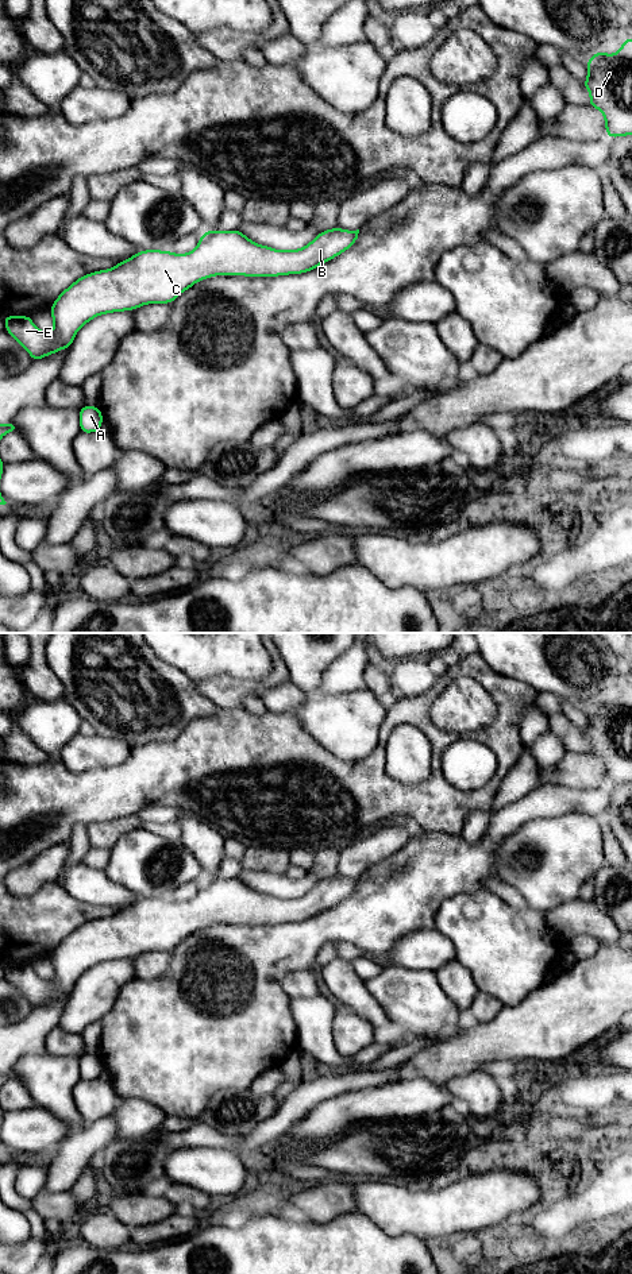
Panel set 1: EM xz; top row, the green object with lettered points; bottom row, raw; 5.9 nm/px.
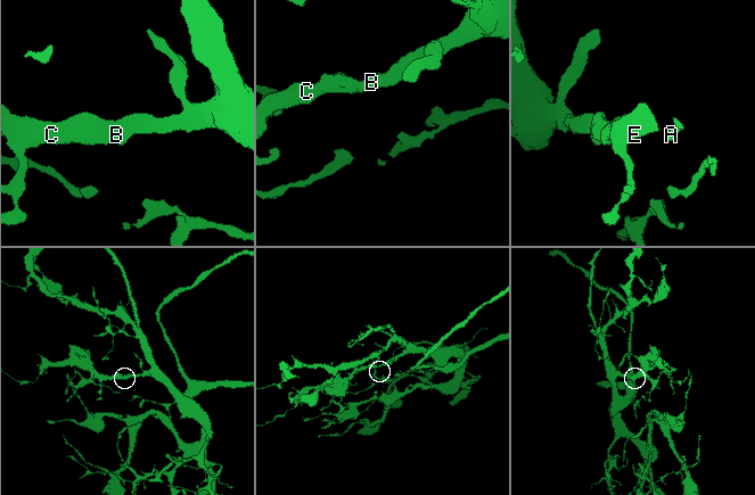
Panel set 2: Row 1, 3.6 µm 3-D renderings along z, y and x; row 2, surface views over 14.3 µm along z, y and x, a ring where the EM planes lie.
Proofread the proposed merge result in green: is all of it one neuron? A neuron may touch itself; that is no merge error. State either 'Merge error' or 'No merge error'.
No merge error

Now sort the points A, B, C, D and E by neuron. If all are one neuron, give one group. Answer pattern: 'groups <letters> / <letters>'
groups A B C D E

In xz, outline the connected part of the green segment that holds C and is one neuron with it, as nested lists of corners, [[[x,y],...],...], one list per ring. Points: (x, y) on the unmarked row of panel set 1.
[[[339,875],[320,880],[300,897],[280,899],[257,892],[238,877],[207,879],[201,881],[197,895],[188,902],[169,897],[144,897],[122,908],[108,918],[93,919],[74,929],[51,953],[54,977],[38,977],[31,964],[3,964],[8,980],[30,1001],[34,1009],[70,996],[76,981],[92,966],[112,960],[135,958],[147,951],[172,951],[184,938],[213,923],[278,924],[308,920],[347,899],[358,887],[359,877]]]

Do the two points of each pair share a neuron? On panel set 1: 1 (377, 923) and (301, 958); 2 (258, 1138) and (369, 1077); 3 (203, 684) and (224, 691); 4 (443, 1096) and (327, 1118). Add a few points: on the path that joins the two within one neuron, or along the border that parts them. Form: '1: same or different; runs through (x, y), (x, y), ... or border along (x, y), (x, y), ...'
1: same; runs through (357, 923), (331, 925), (318, 938)
2: same; runs through (285, 1118), (309, 1093), (342, 1080)
3: same; runs through (208, 687), (219, 690)
4: same; runs through (415, 1097), (355, 1107)

